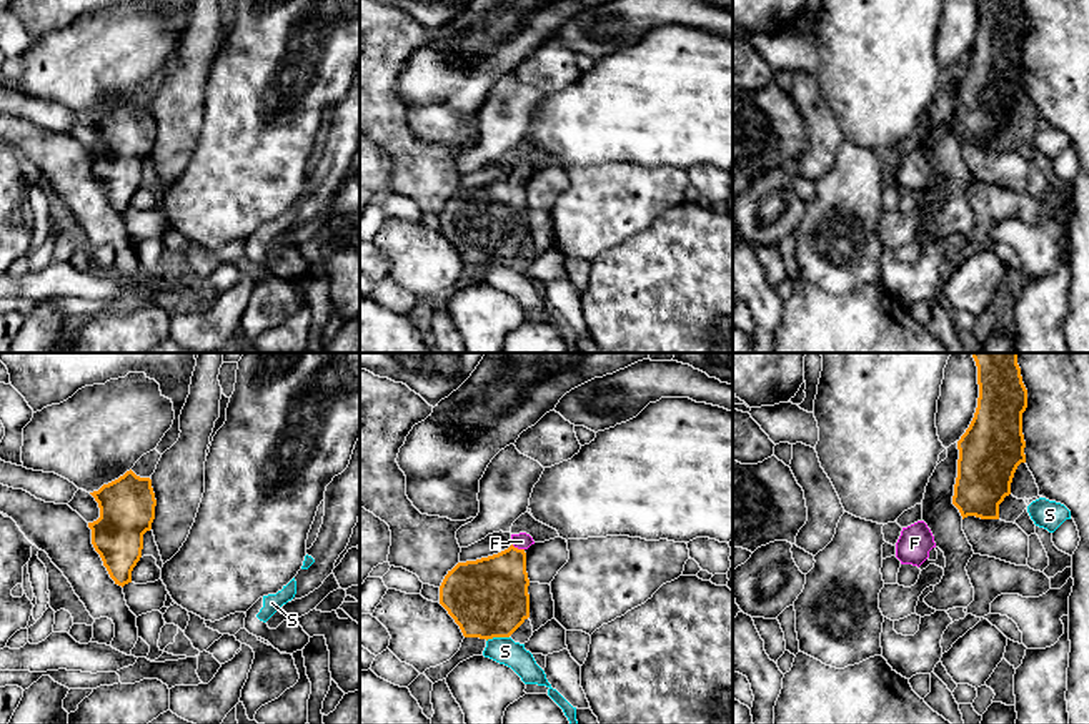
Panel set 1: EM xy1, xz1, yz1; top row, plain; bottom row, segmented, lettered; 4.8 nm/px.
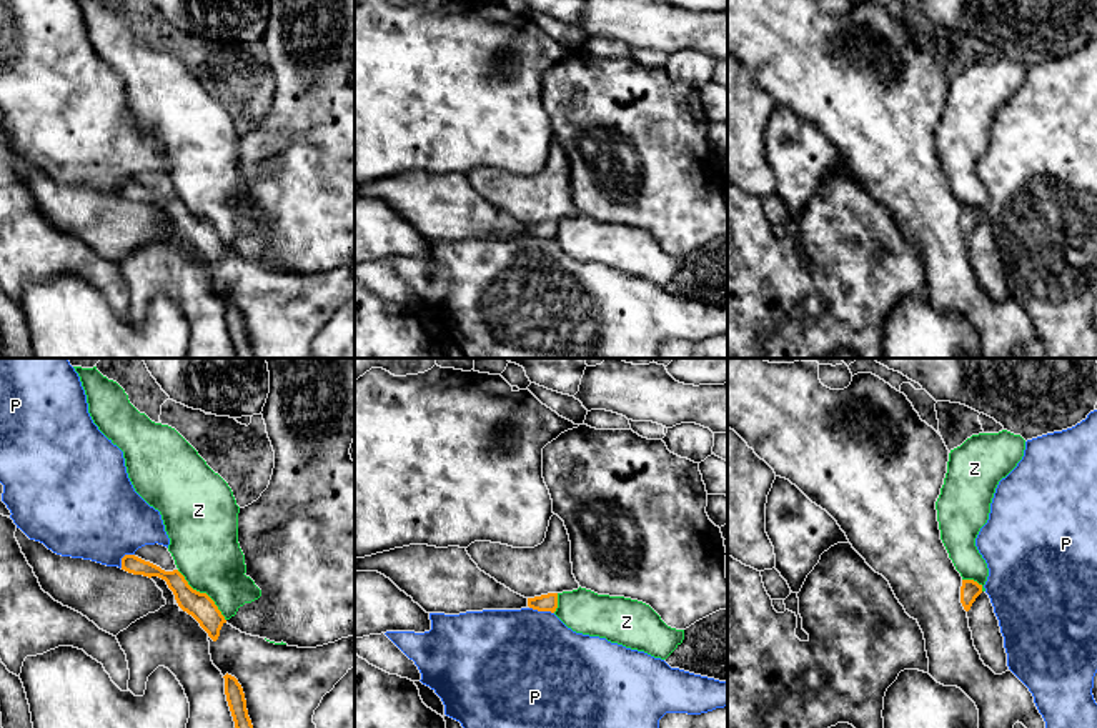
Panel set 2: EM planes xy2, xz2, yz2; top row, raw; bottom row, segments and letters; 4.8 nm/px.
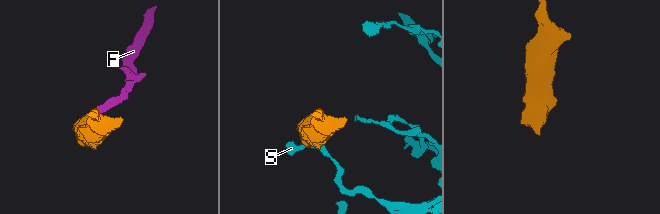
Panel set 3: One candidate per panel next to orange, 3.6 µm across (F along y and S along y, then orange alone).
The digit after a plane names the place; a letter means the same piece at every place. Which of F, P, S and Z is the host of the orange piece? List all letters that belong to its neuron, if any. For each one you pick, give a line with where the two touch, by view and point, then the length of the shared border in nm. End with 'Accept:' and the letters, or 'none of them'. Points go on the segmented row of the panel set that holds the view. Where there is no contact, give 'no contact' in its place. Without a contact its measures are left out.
F: xz1 (517, 548) | 70 nm
Accept: F

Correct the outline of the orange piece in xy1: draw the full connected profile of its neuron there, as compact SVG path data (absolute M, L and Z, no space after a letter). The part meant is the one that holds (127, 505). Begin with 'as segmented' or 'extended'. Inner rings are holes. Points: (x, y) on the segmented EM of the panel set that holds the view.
as segmented | M130 469L90 494L100 508L100 518L88 523L92 544L110 578L123 588L132 583L132 571L142 558L143 534L155 519L152 479Z

